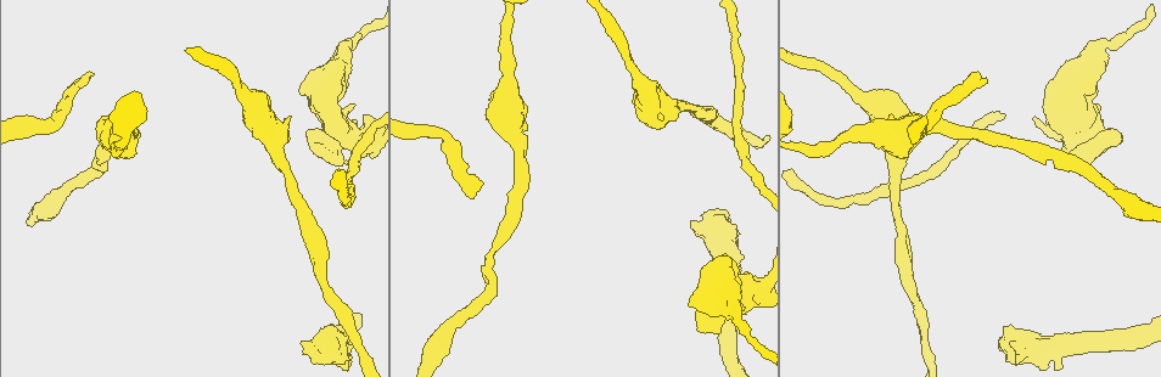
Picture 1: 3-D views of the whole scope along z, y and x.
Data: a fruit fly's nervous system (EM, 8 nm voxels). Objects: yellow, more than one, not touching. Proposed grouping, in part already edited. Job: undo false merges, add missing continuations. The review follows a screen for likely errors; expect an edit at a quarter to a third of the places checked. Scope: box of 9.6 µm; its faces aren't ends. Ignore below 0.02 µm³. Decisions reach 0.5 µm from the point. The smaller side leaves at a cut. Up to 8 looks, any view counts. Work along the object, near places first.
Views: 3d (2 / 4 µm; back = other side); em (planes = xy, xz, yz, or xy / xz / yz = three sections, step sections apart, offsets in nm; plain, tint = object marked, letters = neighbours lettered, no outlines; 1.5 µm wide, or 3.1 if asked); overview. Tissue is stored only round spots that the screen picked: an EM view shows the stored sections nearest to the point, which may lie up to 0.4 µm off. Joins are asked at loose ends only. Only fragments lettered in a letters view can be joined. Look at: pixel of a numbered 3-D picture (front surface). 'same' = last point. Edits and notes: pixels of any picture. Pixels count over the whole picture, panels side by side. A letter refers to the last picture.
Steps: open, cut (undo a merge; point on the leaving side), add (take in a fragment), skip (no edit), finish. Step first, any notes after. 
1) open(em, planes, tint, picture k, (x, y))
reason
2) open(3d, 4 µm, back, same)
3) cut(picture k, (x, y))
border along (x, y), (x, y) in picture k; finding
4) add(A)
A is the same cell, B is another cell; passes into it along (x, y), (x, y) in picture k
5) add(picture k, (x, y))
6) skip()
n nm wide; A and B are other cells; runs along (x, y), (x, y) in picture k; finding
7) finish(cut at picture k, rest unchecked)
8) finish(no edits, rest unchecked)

open(em, planes, letters, picture 1, (863, 135))
thick turns thin

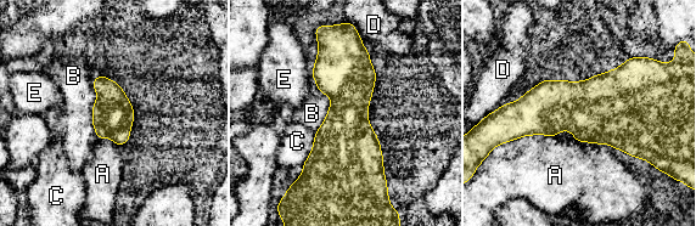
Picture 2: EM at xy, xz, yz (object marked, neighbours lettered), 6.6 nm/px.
skip()
280 nm wide; A, B, C, D and E are other cells; continuous, no second cell

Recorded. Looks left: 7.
open(3d, 4 µm, picture 1, (692, 224))
branch stops here

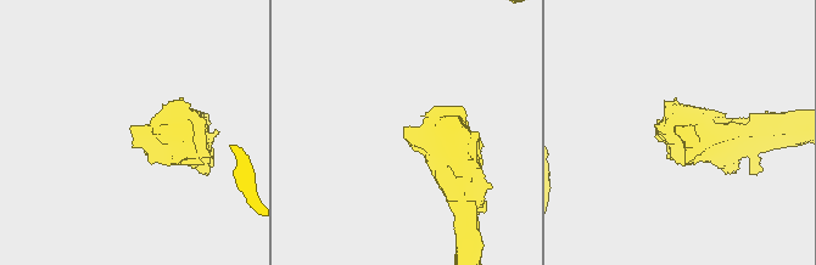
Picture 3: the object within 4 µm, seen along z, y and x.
open(em, 3.1 µm, xy, step 16, tint, picture 3, (134, 127))
shape alone is not enough

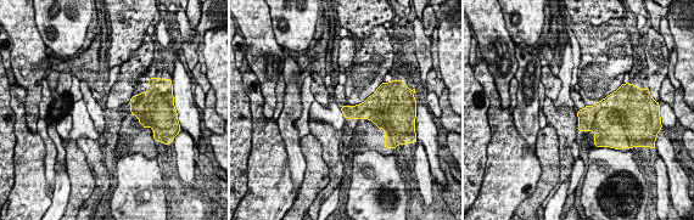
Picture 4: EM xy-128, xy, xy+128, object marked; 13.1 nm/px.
open(em, 3.1 µm, xz, step 16, letters, same)

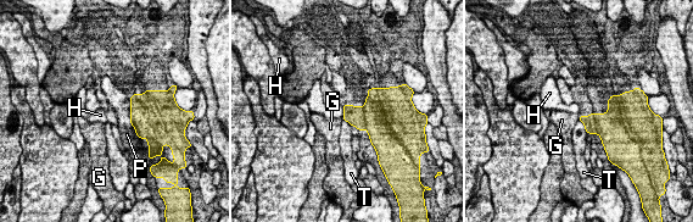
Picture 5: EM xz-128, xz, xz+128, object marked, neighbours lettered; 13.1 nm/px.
skip()
G, H, P and T are other cells; no lettered fragment goes on from it

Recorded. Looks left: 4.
open(em, planes, plain, picture 1, (1096, 103))
an open end

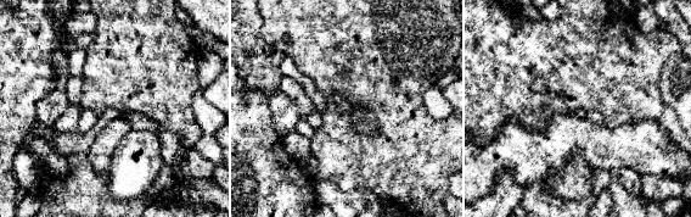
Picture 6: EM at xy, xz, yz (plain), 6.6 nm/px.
open(em, planes, letters, same)

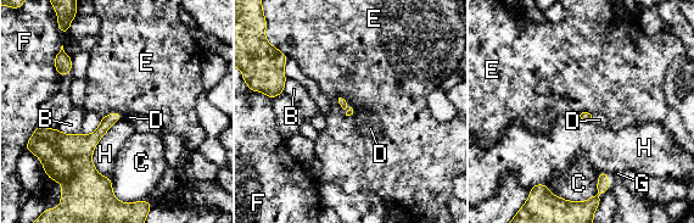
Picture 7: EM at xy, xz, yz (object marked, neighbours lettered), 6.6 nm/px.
skip()
B, C, D, E, F, G and H are other cells; border along (123, 115), (108, 112), (101, 118) in picture 7; none of them fits

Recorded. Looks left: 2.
finish(no edits, rest unchecked)

